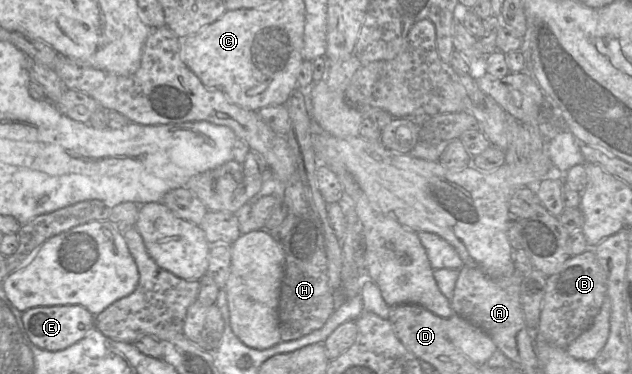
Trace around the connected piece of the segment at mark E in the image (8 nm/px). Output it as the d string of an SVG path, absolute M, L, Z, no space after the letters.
M77 304L32 307L22 312L24 329L31 342L49 351L65 349L95 328L95 316Z

